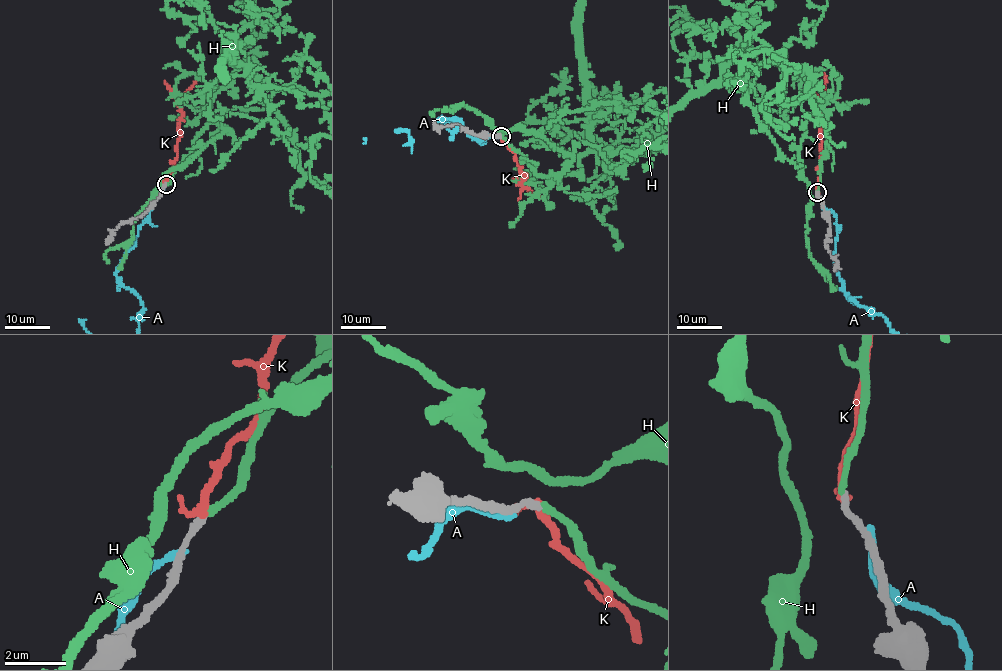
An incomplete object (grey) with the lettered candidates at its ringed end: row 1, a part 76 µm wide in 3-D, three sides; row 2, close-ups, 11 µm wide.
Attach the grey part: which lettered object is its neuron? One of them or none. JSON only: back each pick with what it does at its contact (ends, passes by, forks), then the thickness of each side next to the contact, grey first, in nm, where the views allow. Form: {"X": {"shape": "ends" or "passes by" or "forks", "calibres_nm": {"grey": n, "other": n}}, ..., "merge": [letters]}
{"H": {"shape": "ends", "calibres_nm": {"grey": 240, "other": 190}}, "merge": ["H"]}

